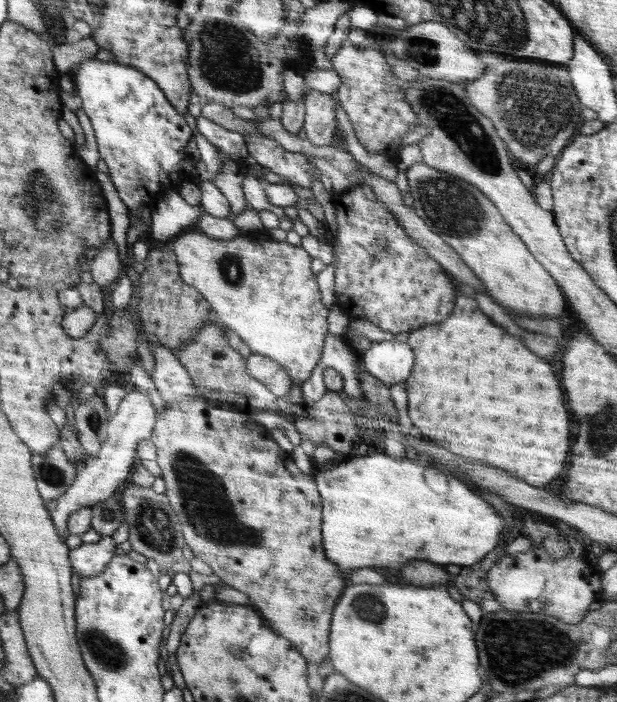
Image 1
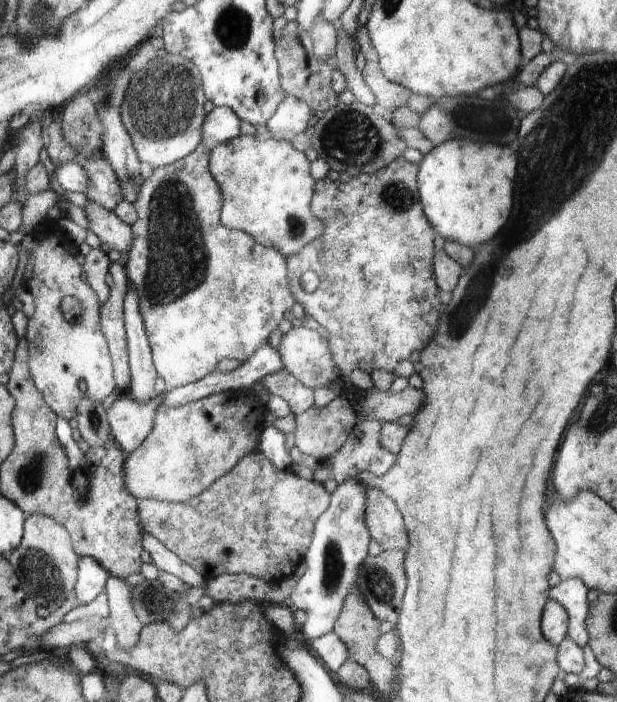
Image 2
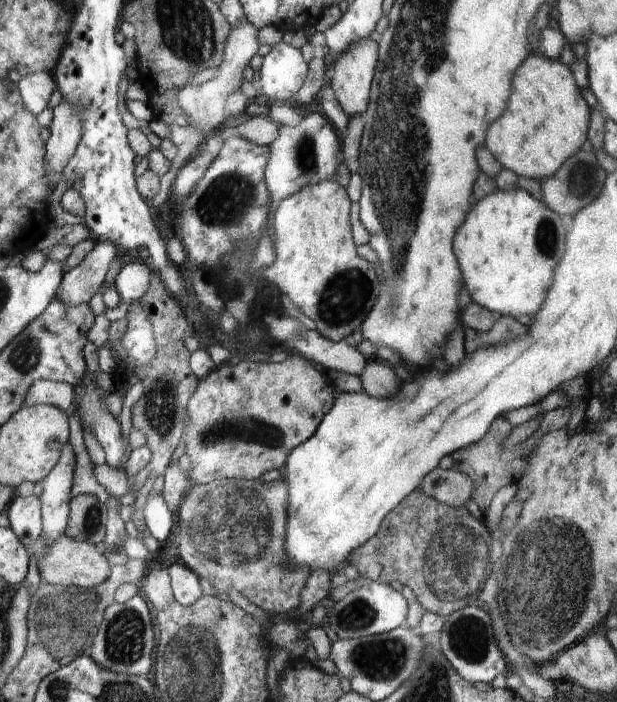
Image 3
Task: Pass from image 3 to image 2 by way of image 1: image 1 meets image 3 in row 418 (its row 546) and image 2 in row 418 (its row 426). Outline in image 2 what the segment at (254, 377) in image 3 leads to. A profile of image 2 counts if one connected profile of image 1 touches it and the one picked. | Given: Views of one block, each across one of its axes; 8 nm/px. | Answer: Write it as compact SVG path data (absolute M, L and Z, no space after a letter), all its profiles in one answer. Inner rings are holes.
M252 389L214 393L176 408L160 405L153 430L134 452L126 454L126 491L136 500L184 502L198 496L250 450L258 450L267 409Z

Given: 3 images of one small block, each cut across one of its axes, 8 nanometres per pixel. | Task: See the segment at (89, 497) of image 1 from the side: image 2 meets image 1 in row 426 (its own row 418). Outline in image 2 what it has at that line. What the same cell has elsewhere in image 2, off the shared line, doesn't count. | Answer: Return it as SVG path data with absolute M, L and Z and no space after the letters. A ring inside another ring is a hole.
M124 393L105 410L112 431L111 441L125 454L134 452L153 430L156 410L162 404L164 396L165 393L162 393L150 402L140 402L129 393Z

